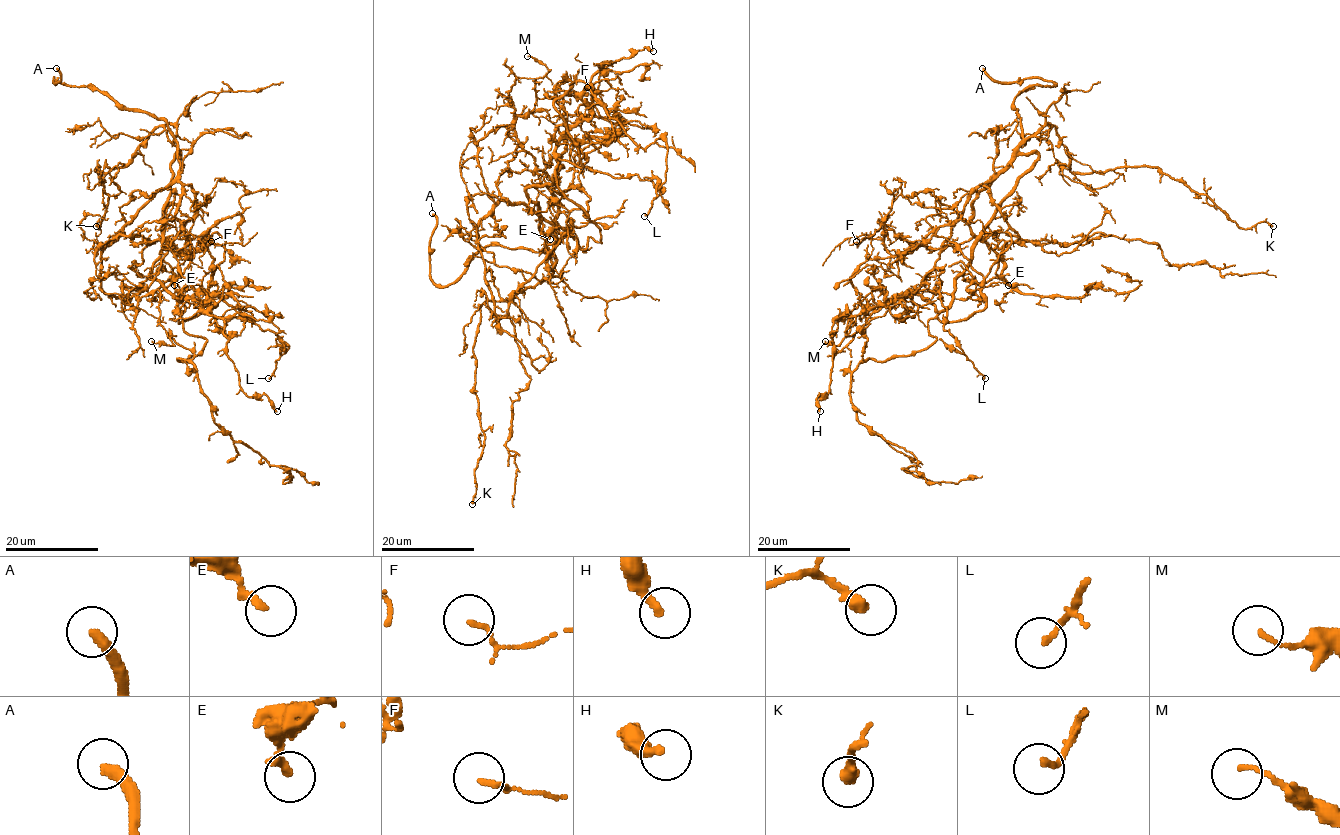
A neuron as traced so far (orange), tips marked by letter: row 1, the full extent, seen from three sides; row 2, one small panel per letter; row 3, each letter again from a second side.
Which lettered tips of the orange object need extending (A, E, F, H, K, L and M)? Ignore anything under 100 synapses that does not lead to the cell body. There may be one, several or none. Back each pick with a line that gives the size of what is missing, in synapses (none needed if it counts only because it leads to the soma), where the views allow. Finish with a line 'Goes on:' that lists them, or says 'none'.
Goes on: A

